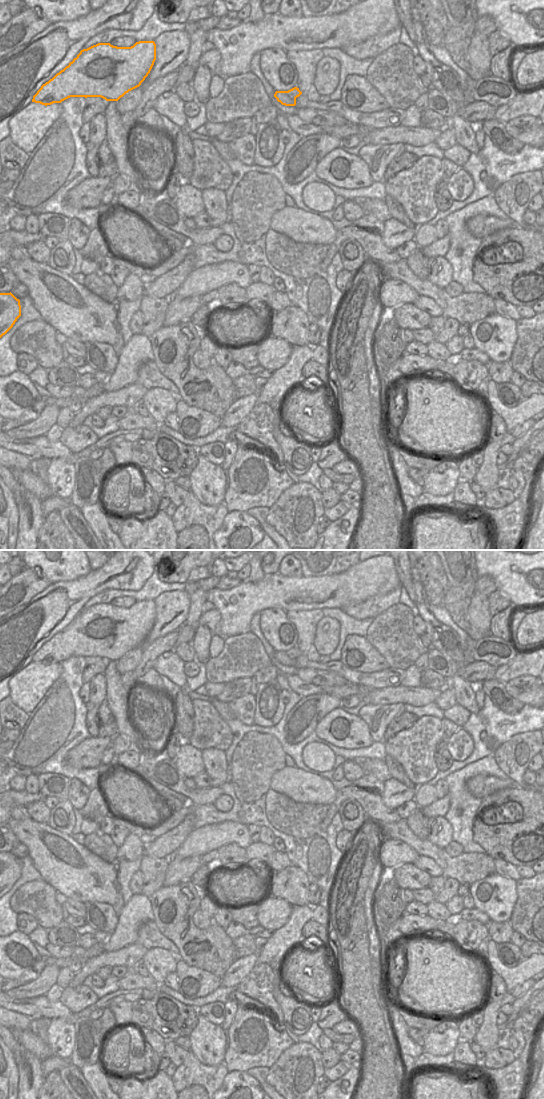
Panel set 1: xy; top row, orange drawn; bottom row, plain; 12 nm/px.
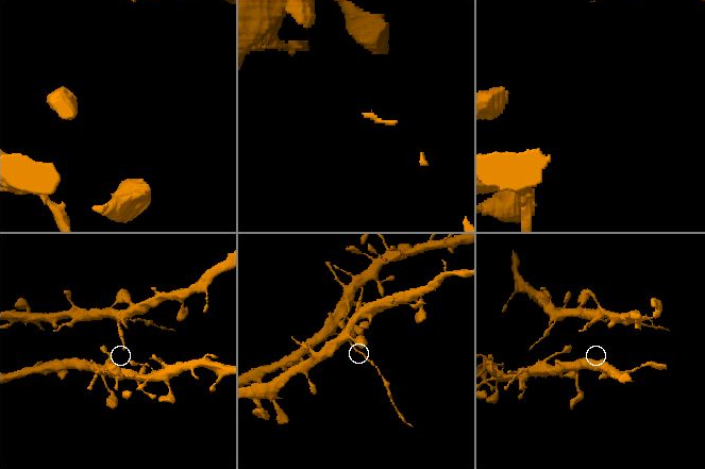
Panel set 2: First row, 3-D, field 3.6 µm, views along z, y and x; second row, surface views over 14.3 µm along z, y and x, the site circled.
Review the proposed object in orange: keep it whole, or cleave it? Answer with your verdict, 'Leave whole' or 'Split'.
Split

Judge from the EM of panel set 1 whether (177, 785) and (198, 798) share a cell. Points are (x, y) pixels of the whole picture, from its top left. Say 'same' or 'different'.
same

